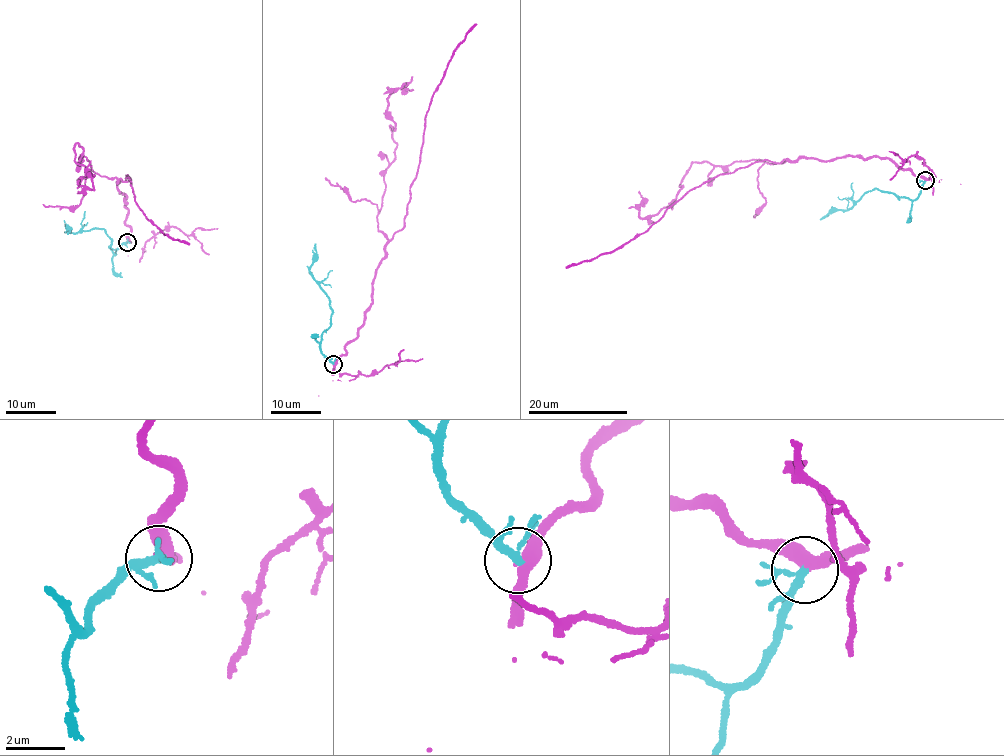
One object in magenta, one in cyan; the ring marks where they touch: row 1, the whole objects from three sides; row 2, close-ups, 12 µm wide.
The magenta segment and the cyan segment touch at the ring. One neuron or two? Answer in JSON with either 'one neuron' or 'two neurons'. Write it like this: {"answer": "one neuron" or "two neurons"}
{"answer": "one neuron"}

